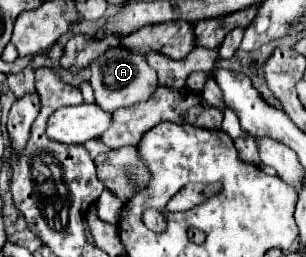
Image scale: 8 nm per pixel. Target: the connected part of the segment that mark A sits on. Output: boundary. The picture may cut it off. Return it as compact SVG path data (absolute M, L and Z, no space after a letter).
M116 45L116 47L108 49L104 55L100 55L98 59L94 59L92 65L90 65L90 71L92 71L90 85L94 89L96 103L104 111L110 111L110 113L116 111L116 109L130 107L130 105L146 101L154 93L154 89L158 85L156 71L148 65L146 57L136 53L136 51L124 49L122 45Z

